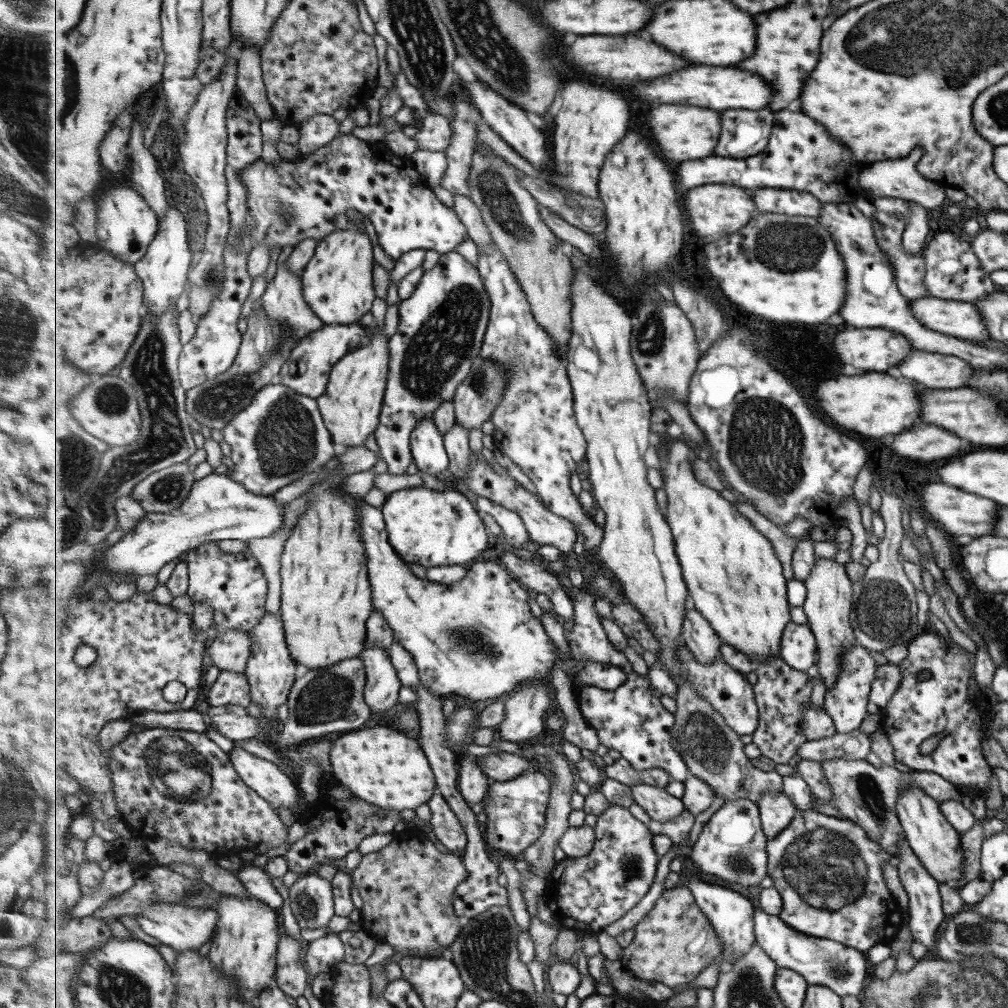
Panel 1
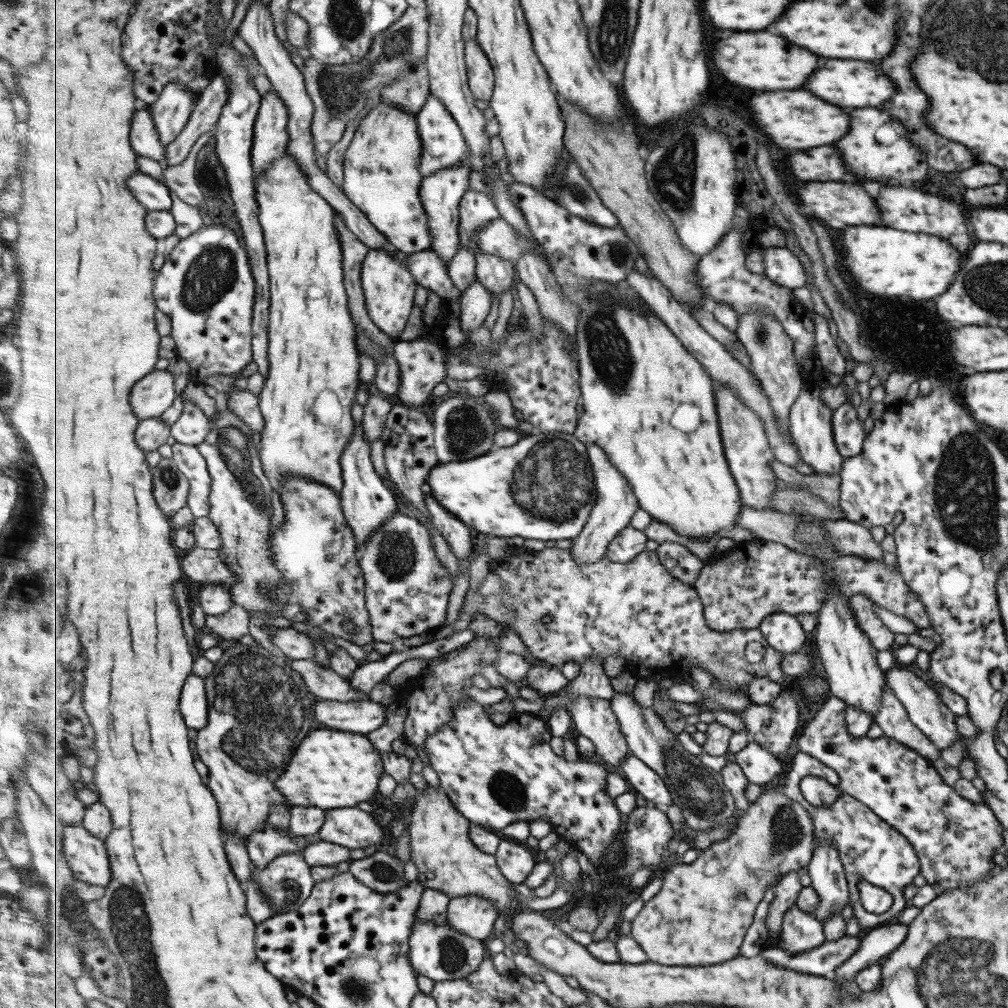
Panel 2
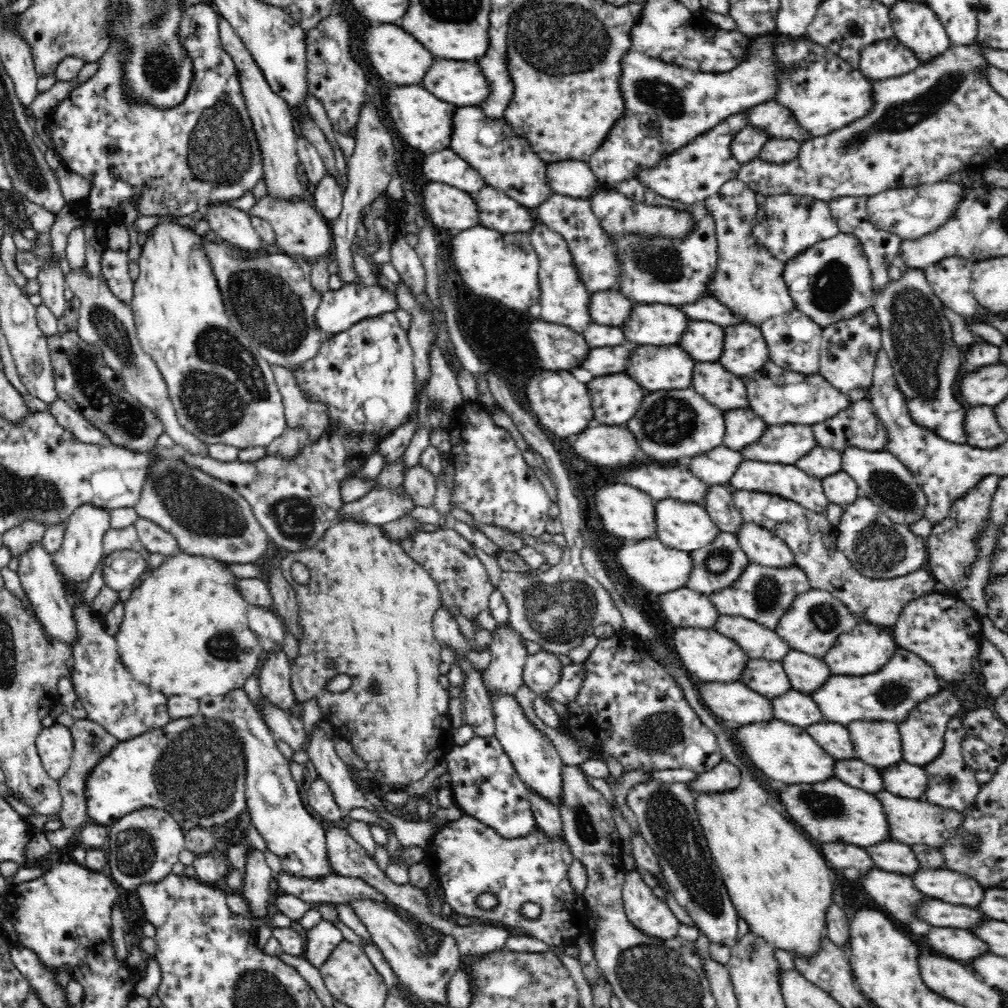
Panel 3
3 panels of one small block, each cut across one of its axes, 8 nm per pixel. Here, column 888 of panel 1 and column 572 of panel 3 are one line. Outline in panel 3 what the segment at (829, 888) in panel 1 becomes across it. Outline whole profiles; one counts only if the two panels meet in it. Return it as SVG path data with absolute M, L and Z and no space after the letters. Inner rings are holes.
M462 814L459 819L450 821L439 833L434 834L425 851L425 857L428 858L428 864L432 864L429 866L431 873L440 880L445 890L449 906L460 915L487 920L494 925L503 925L550 946L575 944L579 936L590 931L586 901L583 895L578 896L572 890L568 879L568 870L573 861L572 851L564 841L550 841L538 826L528 836L505 839L494 829L482 824L482 821ZM484 893L492 893L498 899L498 904L492 908L479 906L477 896ZM526 902L535 902L541 906L541 913L534 920L527 920L521 913L522 905Z

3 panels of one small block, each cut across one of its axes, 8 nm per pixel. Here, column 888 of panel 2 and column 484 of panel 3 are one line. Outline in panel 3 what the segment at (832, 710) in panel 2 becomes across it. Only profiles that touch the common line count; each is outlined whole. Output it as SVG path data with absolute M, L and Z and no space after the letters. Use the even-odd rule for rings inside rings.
M475 736L464 745L455 745L445 758L456 807L490 827L505 839L528 836L537 826L530 791L520 781L513 763L497 738Z

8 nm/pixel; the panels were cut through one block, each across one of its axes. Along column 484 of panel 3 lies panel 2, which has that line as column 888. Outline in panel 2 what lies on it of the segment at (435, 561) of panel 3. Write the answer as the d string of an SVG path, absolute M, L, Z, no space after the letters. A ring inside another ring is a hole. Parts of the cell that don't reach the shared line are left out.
M753 539L746 543L736 543L736 547L728 554L714 556L707 561L700 578L693 585L704 601L704 611L708 625L721 632L737 629L757 629L769 615L785 612L790 615L801 613L817 613L826 598L826 582L834 580L836 588L844 596L867 594L873 603L889 610L897 616L903 616L918 628L928 628L929 619L923 605L916 594L908 589L901 574L893 567L885 567L882 560L865 560L860 556L840 556L828 563L816 561L813 557L797 552L785 544L773 540Z

